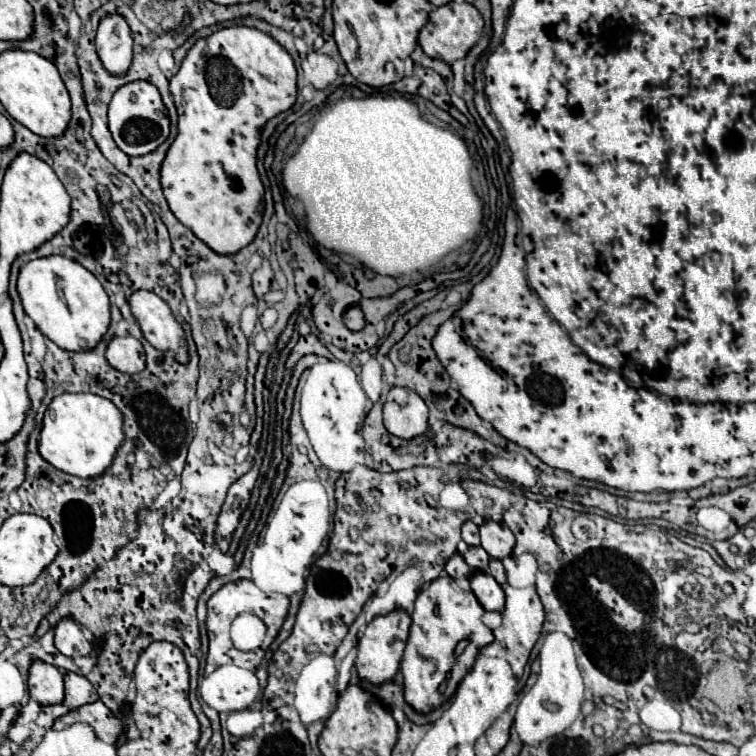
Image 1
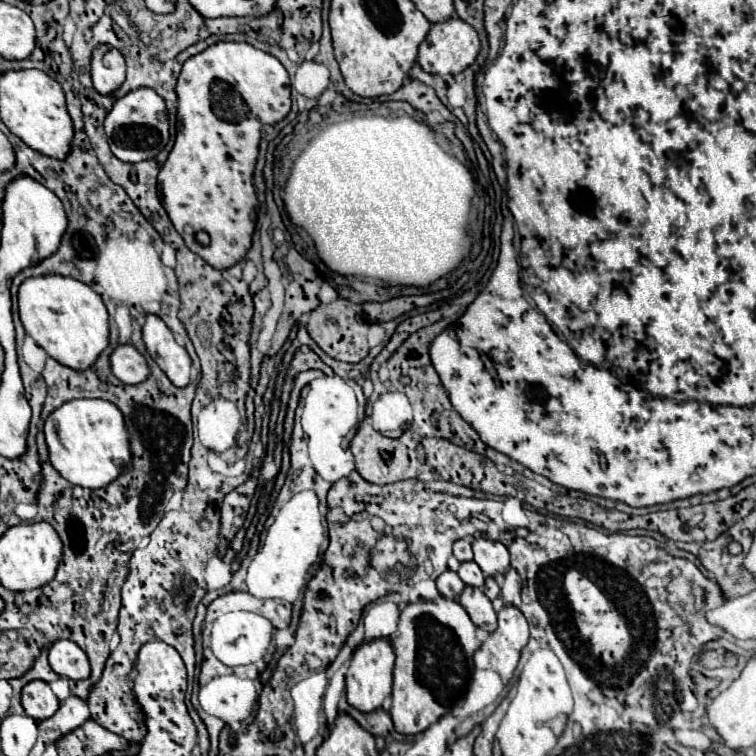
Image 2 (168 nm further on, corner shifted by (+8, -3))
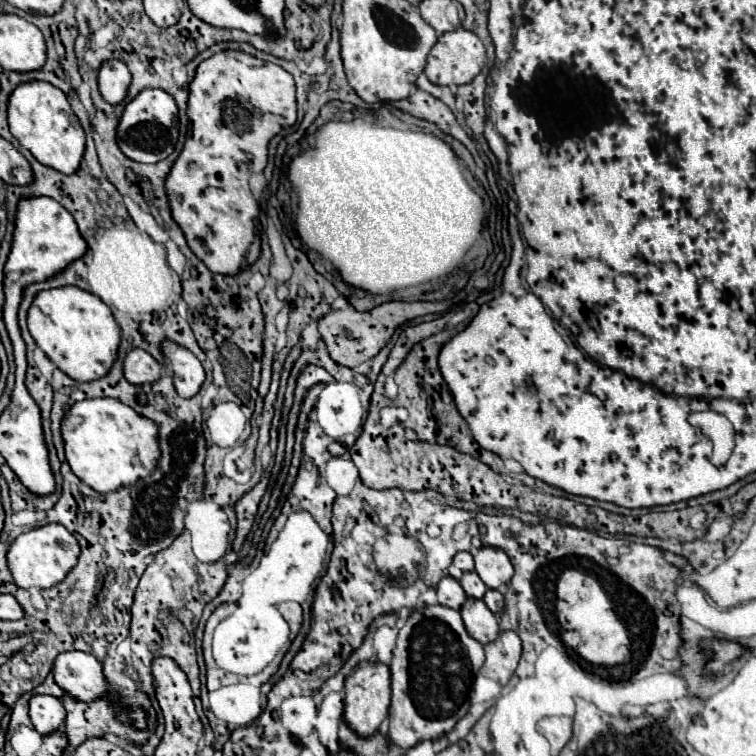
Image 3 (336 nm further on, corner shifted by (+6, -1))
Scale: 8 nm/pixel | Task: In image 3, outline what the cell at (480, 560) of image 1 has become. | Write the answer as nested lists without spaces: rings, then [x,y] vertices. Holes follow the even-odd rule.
[[[465,572],[465,574],[463,574],[463,578],[461,578],[461,588],[465,590],[465,594],[467,594],[469,598],[477,598],[477,600],[481,600],[483,594],[487,592],[485,584],[481,582],[481,578],[479,578],[475,572]]]

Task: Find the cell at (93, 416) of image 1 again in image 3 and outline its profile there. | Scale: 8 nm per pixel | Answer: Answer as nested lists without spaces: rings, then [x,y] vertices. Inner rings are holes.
[[[95,398],[73,404],[63,418],[61,432],[73,474],[101,494],[133,486],[137,480],[151,476],[161,458],[159,426],[115,398]]]

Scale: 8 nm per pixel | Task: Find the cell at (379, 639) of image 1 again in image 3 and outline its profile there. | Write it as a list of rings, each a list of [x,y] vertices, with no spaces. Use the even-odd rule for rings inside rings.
[[[369,662],[369,664],[359,664],[355,674],[351,678],[345,680],[345,712],[343,712],[343,720],[347,722],[347,726],[363,736],[369,738],[373,736],[381,722],[387,716],[389,710],[389,698],[391,698],[391,674],[389,668],[381,662]]]

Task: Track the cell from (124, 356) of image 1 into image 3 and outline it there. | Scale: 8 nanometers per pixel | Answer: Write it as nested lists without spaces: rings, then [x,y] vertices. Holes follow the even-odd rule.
[[[133,348],[123,362],[123,370],[131,384],[153,384],[161,378],[163,366],[149,352]]]

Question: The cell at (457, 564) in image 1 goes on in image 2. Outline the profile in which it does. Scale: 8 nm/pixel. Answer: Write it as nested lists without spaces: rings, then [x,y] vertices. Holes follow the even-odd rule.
[[[445,570],[439,578],[437,578],[437,590],[439,594],[443,594],[445,598],[457,598],[463,592],[465,584],[463,580],[457,576],[457,572],[453,570]]]

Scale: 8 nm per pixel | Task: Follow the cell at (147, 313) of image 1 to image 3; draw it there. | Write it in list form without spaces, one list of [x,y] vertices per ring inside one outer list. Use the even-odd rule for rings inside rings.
[[[169,340],[163,342],[163,354],[167,356],[169,366],[173,370],[173,382],[175,382],[177,394],[181,398],[195,396],[205,380],[205,370],[197,360],[197,356],[191,354],[187,348]]]

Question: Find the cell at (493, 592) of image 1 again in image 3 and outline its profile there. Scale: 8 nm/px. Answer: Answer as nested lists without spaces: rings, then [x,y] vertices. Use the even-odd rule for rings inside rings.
[[[467,598],[467,602],[461,608],[461,616],[463,616],[469,636],[475,638],[477,642],[489,644],[489,642],[497,640],[497,636],[499,636],[497,618],[493,612],[489,612],[489,608],[485,608],[483,600]]]

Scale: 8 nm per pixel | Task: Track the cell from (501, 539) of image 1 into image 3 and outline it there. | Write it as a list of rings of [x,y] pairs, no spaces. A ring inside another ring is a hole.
[[[483,546],[475,554],[475,572],[479,574],[479,578],[487,588],[497,590],[509,584],[513,576],[513,566],[505,552],[501,552],[499,548]]]

